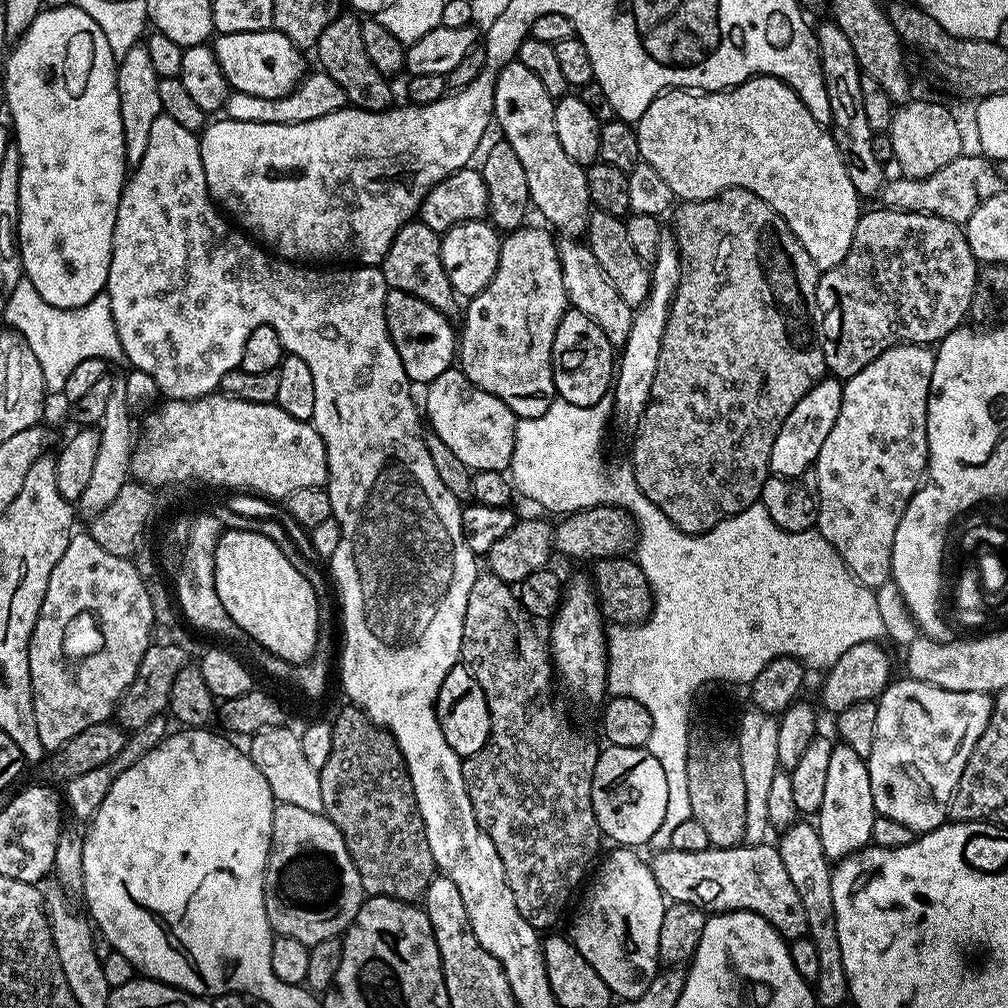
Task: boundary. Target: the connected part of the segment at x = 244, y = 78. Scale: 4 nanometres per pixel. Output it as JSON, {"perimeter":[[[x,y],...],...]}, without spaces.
{"perimeter":[[[269,30],[250,34],[219,34],[211,41],[218,66],[226,74],[226,82],[233,93],[245,92],[248,96],[257,96],[260,102],[281,100],[289,92],[296,91],[296,85],[304,79],[305,53],[296,47],[286,34]]]}

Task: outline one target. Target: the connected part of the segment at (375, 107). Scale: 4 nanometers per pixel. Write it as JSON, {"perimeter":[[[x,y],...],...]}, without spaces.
{"perimeter":[[[341,14],[322,30],[322,38],[318,38],[314,55],[320,59],[319,67],[338,86],[342,86],[344,99],[353,108],[361,108],[367,112],[387,112],[393,107],[392,88],[389,77],[383,76],[370,62],[370,54],[366,54],[366,44],[362,42],[362,20],[359,15]]]}

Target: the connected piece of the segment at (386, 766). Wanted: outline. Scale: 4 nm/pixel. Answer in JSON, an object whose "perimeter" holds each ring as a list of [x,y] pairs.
{"perimeter":[[[347,707],[341,710],[340,717],[332,724],[334,747],[330,750],[330,758],[326,758],[326,766],[318,769],[323,813],[330,822],[334,822],[334,826],[338,826],[350,850],[350,858],[354,858],[354,866],[358,866],[362,886],[368,896],[419,901],[430,886],[432,877],[437,875],[438,869],[434,854],[430,854],[430,842],[426,838],[422,814],[412,793],[404,756],[400,753],[396,739],[389,732],[385,732],[380,725],[373,724],[359,708]]]}

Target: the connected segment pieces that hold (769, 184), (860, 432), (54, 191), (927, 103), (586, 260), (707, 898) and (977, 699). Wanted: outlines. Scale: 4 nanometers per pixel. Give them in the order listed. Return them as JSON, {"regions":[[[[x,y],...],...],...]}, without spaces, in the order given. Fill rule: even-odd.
{"regions":[[[[754,76],[746,83],[737,84],[735,88],[709,93],[687,89],[669,89],[656,96],[654,102],[646,108],[642,118],[635,123],[634,127],[641,161],[654,166],[654,170],[658,170],[658,174],[662,174],[666,186],[670,186],[673,197],[679,198],[681,201],[711,200],[713,196],[719,196],[727,188],[744,188],[765,200],[787,222],[789,230],[796,235],[798,242],[806,250],[806,254],[810,254],[816,269],[827,270],[838,266],[838,262],[842,262],[842,258],[846,258],[846,254],[850,254],[850,246],[854,242],[854,230],[862,215],[862,207],[860,208],[862,197],[856,192],[850,180],[844,165],[844,156],[838,150],[836,140],[810,114],[809,108],[802,102],[797,92],[784,80],[780,80],[776,76]]],[[[896,344],[888,348],[870,366],[866,366],[858,374],[847,377],[843,381],[844,393],[842,394],[842,406],[838,410],[838,418],[834,422],[834,430],[826,434],[826,442],[822,442],[822,450],[818,454],[814,465],[816,474],[816,489],[820,495],[820,509],[816,515],[815,527],[819,529],[822,538],[830,542],[834,550],[842,558],[853,575],[865,584],[866,587],[877,590],[890,580],[892,575],[892,547],[894,546],[894,530],[898,530],[898,522],[902,522],[902,514],[910,502],[910,498],[916,493],[926,476],[926,469],[930,463],[930,449],[928,447],[928,431],[926,430],[926,418],[928,417],[928,395],[930,394],[930,378],[934,374],[934,362],[936,353],[931,347],[923,344]]],[[[75,6],[63,8],[45,7],[30,22],[24,35],[15,41],[14,47],[8,53],[6,62],[6,107],[12,111],[14,128],[14,147],[20,152],[20,226],[18,243],[20,245],[20,262],[22,272],[34,289],[50,304],[58,308],[74,308],[85,306],[96,295],[105,291],[112,257],[112,235],[118,214],[118,202],[124,193],[126,183],[126,149],[124,146],[124,131],[122,130],[122,114],[120,99],[116,89],[116,70],[118,57],[110,50],[110,42],[106,42],[106,34],[102,34],[102,26]]],[[[913,98],[895,109],[890,129],[892,136],[892,156],[903,175],[917,180],[942,170],[954,158],[965,151],[964,136],[960,133],[960,124],[952,117],[952,112],[944,104],[935,104],[932,100]]],[[[564,238],[559,241],[558,247],[569,305],[594,321],[602,330],[602,334],[606,334],[613,349],[623,349],[624,343],[630,338],[634,309],[626,302],[622,302],[622,294],[618,294],[610,278],[606,278],[602,266],[598,266],[598,258],[594,258],[587,243],[576,238]]],[[[741,843],[735,848],[710,846],[706,850],[694,850],[694,854],[669,848],[655,855],[650,860],[654,882],[658,882],[661,893],[669,901],[686,902],[709,914],[753,912],[766,918],[789,942],[808,936],[805,907],[790,882],[778,848],[771,843]]],[[[893,679],[876,700],[878,718],[874,726],[874,746],[870,750],[868,757],[866,757],[868,773],[870,774],[870,794],[874,794],[874,806],[876,807],[877,816],[885,816],[894,822],[902,822],[902,826],[909,828],[912,833],[923,834],[934,831],[935,828],[939,828],[941,824],[949,819],[948,805],[951,804],[952,795],[956,793],[956,788],[960,785],[960,775],[962,774],[962,770],[965,769],[966,762],[969,761],[970,754],[973,753],[974,746],[977,745],[978,738],[985,733],[986,726],[989,725],[993,699],[987,692],[944,690],[938,686],[930,686],[921,680],[903,679]]]]}

